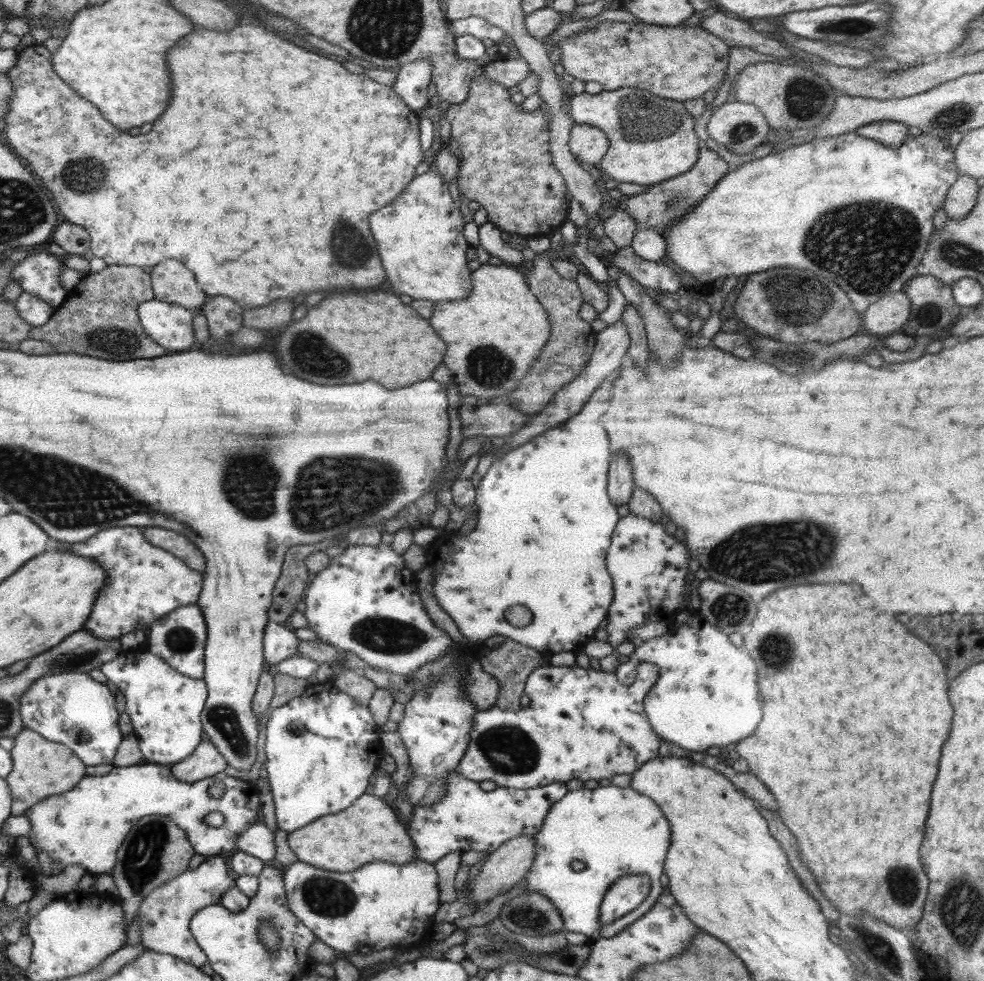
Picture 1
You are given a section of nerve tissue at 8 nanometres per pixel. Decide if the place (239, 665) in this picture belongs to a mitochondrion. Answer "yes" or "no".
no

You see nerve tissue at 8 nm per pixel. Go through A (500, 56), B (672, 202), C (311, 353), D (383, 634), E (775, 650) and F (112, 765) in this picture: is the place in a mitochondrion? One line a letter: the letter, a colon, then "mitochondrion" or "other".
A: other
B: mitochondrion
C: mitochondrion
D: mitochondrion
E: mitochondrion
F: other

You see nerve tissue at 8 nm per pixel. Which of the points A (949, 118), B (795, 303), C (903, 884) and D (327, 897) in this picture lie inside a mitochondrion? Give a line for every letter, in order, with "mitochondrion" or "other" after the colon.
A: mitochondrion
B: mitochondrion
C: mitochondrion
D: mitochondrion

